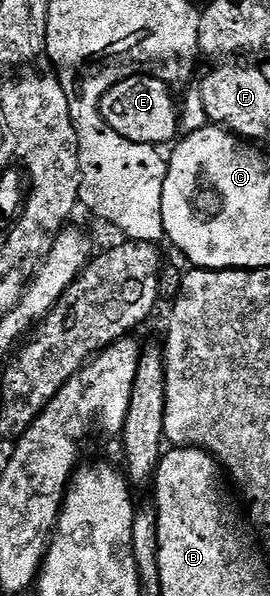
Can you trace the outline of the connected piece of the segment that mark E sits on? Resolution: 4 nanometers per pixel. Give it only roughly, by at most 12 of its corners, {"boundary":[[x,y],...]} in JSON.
{"boundary":[[157,76],[106,93],[114,131],[151,146],[177,139],[178,100]]}

